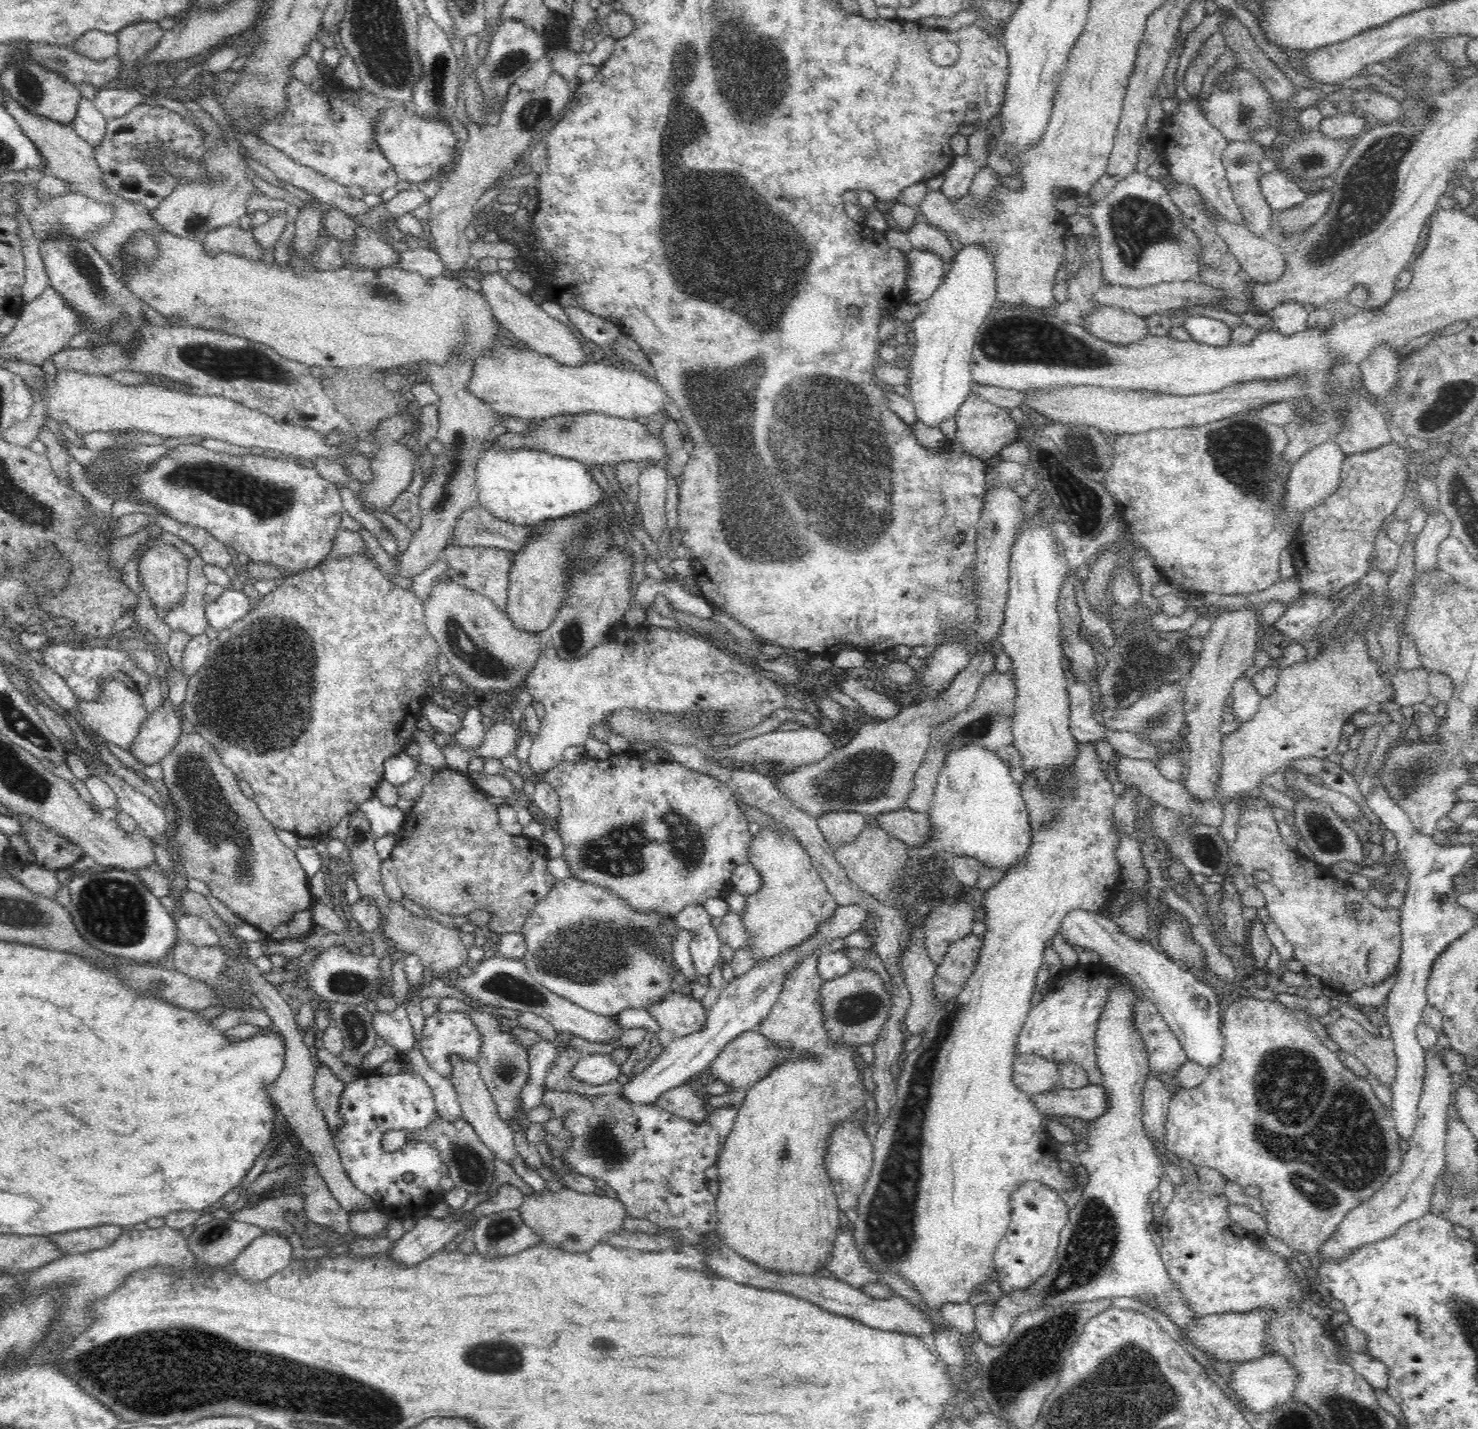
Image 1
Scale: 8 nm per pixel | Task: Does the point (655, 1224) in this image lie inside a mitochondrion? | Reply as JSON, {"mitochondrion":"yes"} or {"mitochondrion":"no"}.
{"mitochondrion":"no"}

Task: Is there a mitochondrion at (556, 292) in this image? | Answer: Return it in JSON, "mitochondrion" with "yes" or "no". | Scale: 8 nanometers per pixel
{"mitochondrion":"no"}

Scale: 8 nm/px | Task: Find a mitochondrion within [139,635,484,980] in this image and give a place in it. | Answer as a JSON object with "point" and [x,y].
{"point":[215,816]}

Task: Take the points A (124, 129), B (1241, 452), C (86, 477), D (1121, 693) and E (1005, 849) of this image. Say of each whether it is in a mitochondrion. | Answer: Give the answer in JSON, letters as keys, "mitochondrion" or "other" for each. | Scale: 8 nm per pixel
{"A":"other","B":"mitochondrion","C":"other","D":"other","E":"other"}

